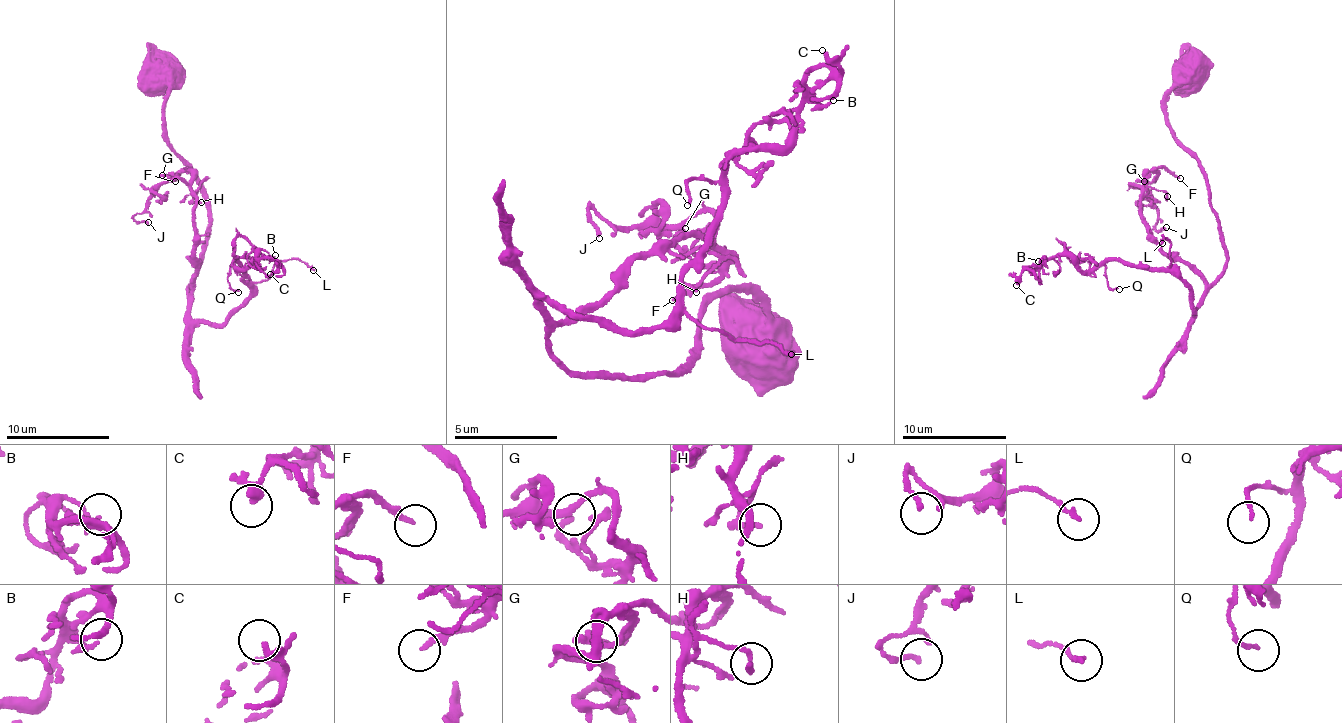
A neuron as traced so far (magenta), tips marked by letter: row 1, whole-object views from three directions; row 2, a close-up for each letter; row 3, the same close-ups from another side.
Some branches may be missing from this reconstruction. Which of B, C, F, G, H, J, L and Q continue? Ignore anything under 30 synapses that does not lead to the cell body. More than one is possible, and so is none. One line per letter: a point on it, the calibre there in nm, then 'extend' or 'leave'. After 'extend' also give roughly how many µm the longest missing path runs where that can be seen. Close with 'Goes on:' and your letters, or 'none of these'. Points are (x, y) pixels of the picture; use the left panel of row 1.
B: at (275, 255); 180 nm thick; leave
C: at (270, 274); 200 nm thick; leave
F: at (175, 181); 170 nm thick; leave
G: at (162, 175); 220 nm thick; leave
H: at (201, 202); 200 nm thick; leave
J: at (148, 222); 150 nm thick; leave
L: at (313, 270); 170 nm thick; leave
Q: at (238, 292); 120 nm thick; leave
Goes on: none of these

